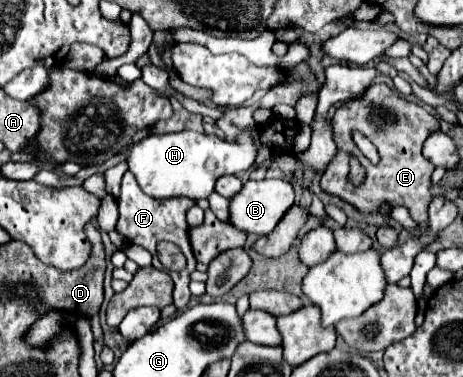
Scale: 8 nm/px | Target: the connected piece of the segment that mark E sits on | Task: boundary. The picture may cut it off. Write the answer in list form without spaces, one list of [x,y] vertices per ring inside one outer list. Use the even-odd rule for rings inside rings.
[[[371,84],[361,98],[345,102],[335,112],[331,124],[333,124],[335,142],[339,146],[339,152],[331,160],[331,164],[325,170],[325,174],[321,176],[321,190],[331,194],[331,196],[341,198],[343,202],[351,204],[355,210],[359,210],[363,214],[381,212],[383,204],[389,206],[389,214],[391,214],[393,208],[405,206],[405,208],[409,208],[411,218],[417,224],[425,226],[427,218],[429,218],[427,216],[427,206],[431,202],[431,188],[433,188],[431,174],[433,174],[435,166],[423,158],[421,146],[431,134],[439,132],[437,118],[433,118],[429,112],[425,112],[425,108],[421,108],[419,104],[413,104],[413,102],[401,98],[389,86]],[[355,130],[365,134],[377,146],[379,156],[381,156],[379,164],[371,164],[361,154],[361,150],[357,148],[357,144],[351,138],[351,134]],[[349,154],[355,154],[359,158],[359,162],[365,166],[365,170],[367,170],[365,184],[359,186],[359,188],[349,186],[349,182],[347,182]]]

